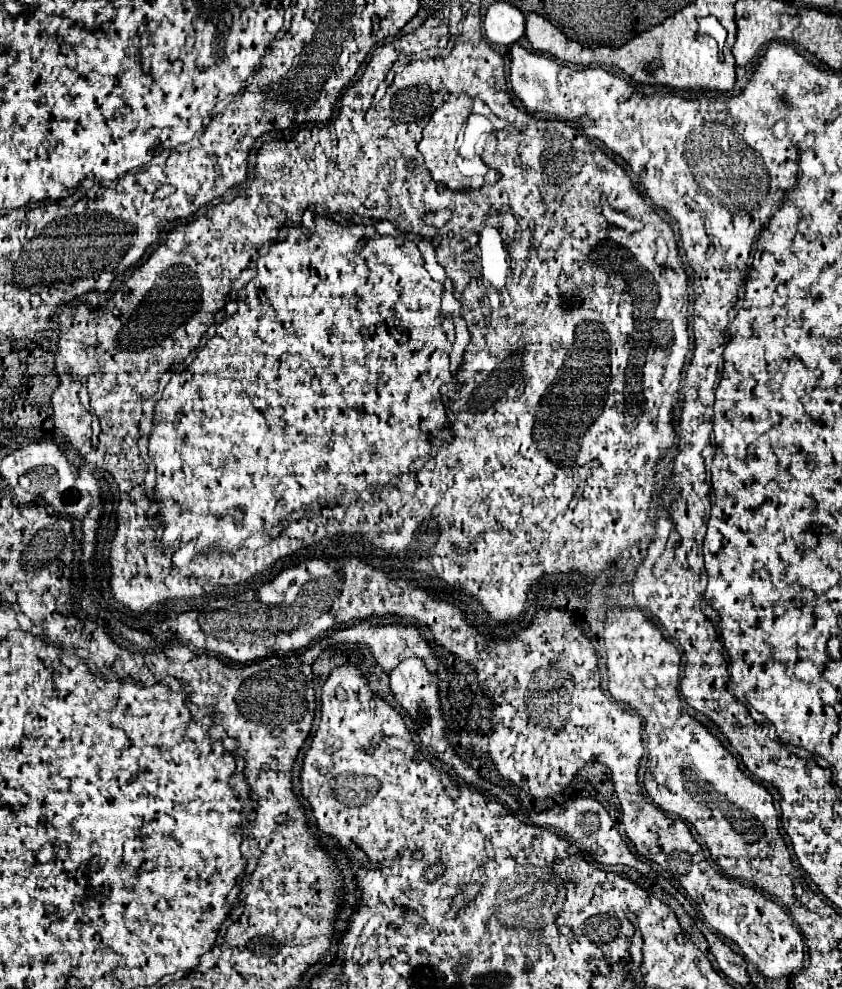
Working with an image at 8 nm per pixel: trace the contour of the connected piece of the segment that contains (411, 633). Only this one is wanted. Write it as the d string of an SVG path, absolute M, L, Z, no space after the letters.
M358 622L356 626L350 626L350 628L337 630L336 638L342 640L342 642L362 642L370 648L374 660L382 666L384 672L392 672L402 660L406 658L422 658L428 672L436 672L436 658L428 646L428 642L420 636L418 628L414 624L372 624L372 622Z

